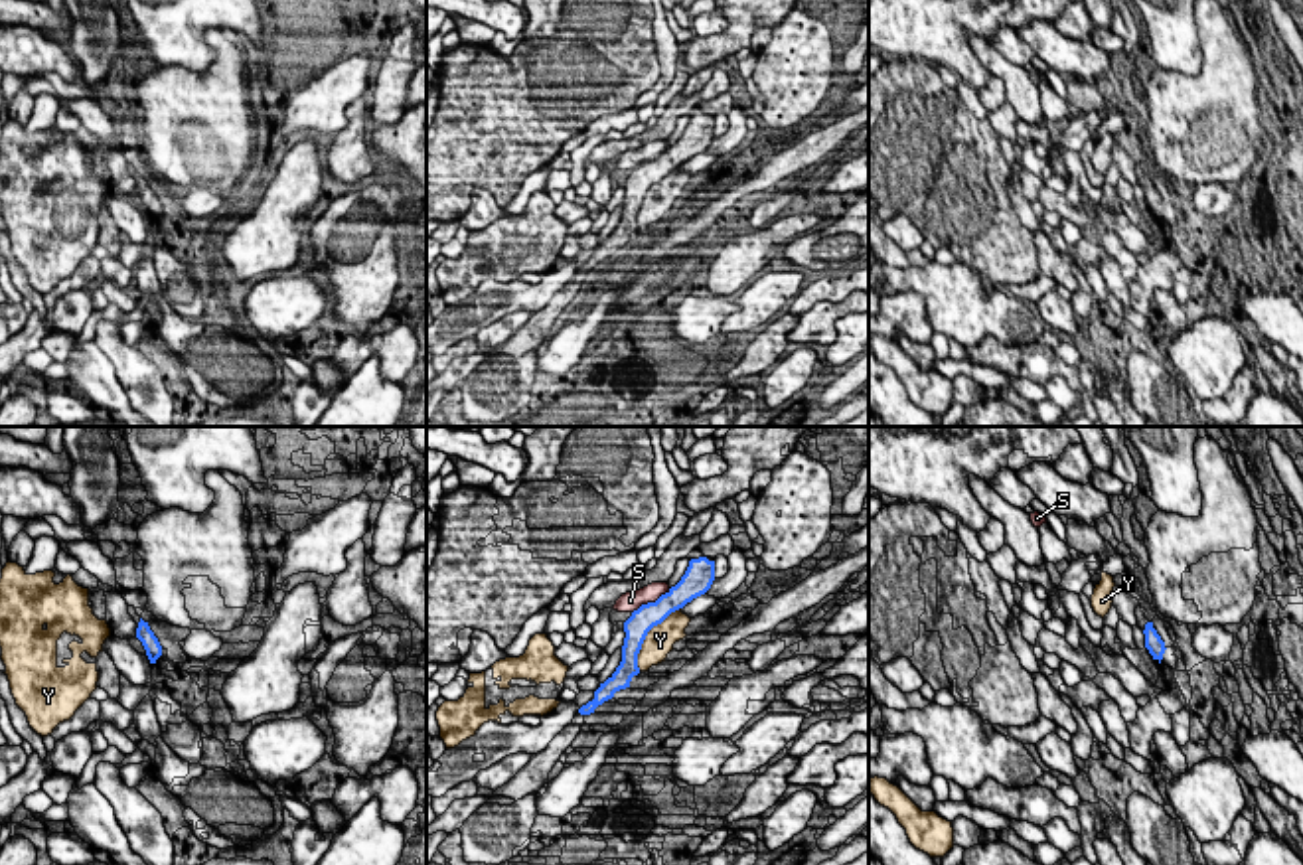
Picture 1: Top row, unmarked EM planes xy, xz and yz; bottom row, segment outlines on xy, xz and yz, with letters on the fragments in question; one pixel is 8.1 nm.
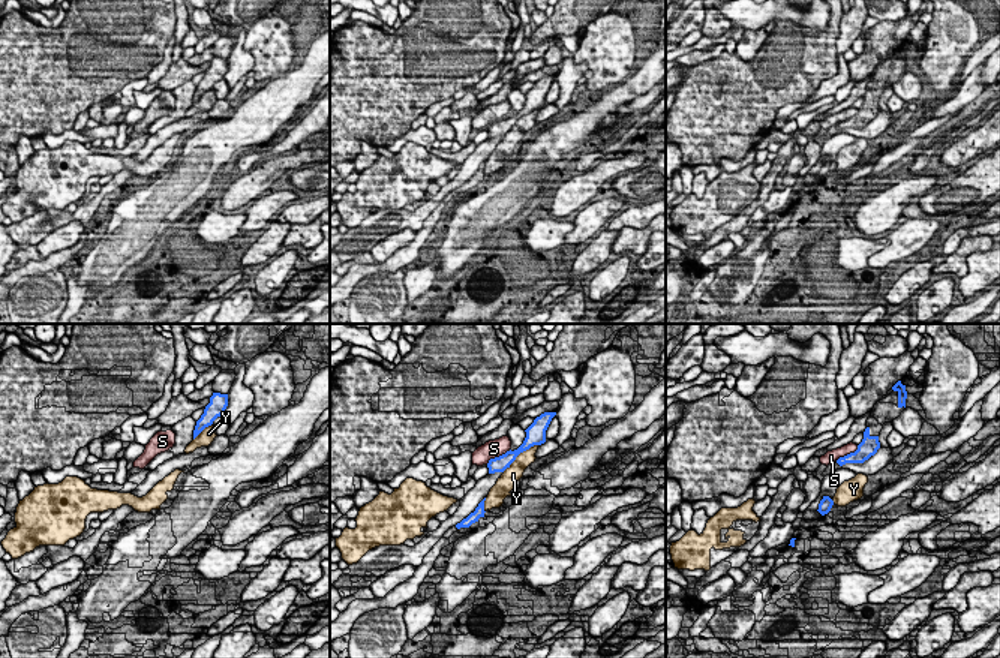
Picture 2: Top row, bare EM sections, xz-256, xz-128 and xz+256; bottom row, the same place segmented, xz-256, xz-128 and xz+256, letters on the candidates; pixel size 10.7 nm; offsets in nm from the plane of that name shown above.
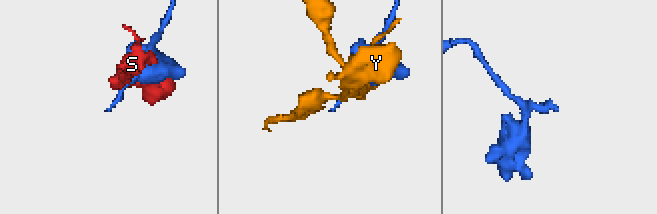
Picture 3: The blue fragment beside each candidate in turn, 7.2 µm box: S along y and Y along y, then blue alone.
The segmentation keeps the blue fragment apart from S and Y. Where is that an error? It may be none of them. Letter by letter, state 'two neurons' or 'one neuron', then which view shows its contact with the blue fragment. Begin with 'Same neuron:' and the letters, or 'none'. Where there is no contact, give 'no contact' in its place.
Same neuron: none
S: two neurons; meets blue in xz
Y: two neurons; meets blue in xz

